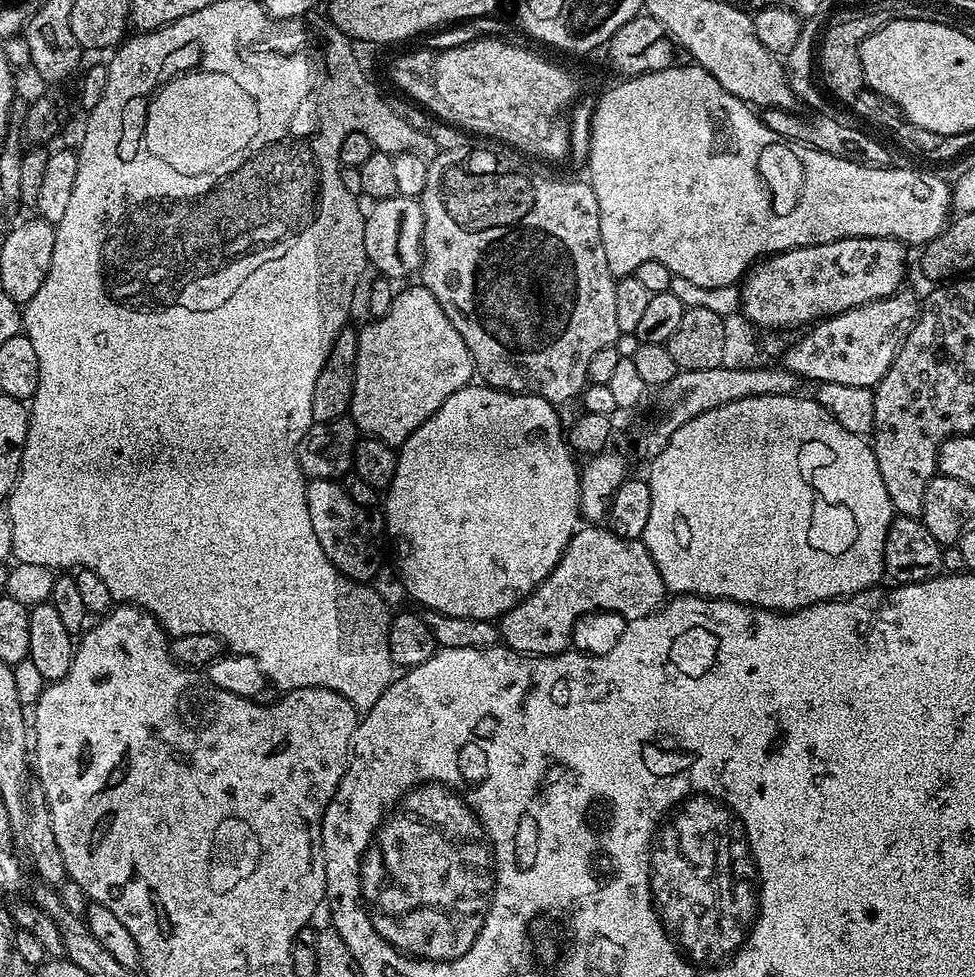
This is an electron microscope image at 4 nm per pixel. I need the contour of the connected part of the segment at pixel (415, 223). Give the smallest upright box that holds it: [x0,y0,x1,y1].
[364,194,424,282]

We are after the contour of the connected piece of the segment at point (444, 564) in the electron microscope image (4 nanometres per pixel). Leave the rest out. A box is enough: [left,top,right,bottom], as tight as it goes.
[382,382,581,621]

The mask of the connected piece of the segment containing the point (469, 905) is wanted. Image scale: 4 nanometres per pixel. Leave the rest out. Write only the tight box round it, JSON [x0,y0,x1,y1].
[360,784,494,960]

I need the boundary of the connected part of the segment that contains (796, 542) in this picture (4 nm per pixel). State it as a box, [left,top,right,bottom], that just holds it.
[642,394,894,612]

